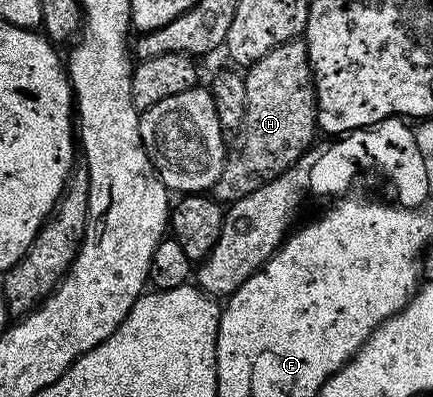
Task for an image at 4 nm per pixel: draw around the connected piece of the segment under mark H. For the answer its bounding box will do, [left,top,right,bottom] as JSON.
[213,39,317,203]

